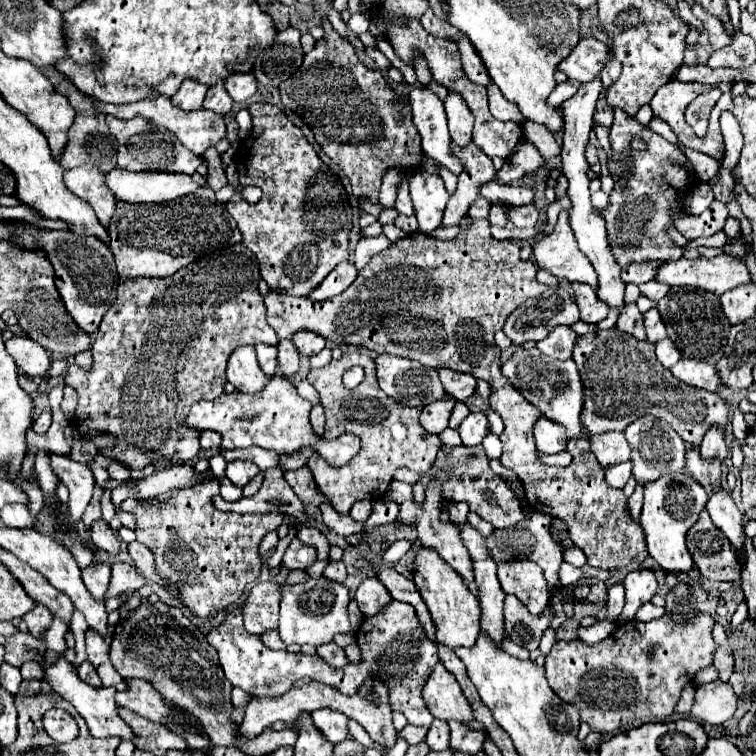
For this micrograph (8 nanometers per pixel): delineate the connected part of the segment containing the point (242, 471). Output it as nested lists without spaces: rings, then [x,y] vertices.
[[[234,460],[234,462],[228,462],[228,466],[226,466],[226,476],[236,486],[246,486],[258,472],[260,472],[260,468],[250,460]]]

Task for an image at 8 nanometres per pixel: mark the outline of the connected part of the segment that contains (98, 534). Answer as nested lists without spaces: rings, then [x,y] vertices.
[[[100,518],[92,524],[90,536],[92,536],[92,542],[96,544],[98,550],[104,550],[108,554],[118,554],[120,552],[120,540],[104,518]]]

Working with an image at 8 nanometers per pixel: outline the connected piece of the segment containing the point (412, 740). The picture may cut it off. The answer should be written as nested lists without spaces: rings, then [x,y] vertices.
[[[408,724],[400,734],[408,740],[408,744],[418,744],[418,742],[424,740],[424,736],[426,736],[426,728],[420,728],[420,726],[412,726],[412,724]]]

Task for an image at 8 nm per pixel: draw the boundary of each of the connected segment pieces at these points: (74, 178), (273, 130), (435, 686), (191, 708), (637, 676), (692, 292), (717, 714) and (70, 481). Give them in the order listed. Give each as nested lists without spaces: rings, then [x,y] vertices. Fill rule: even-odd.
[[[78,166],[76,170],[66,170],[64,172],[64,184],[66,188],[88,202],[92,210],[96,212],[98,220],[106,226],[112,218],[116,196],[106,188],[104,184],[104,174],[96,170],[94,166]]]
[[[256,102],[250,104],[248,110],[254,128],[238,148],[236,168],[240,174],[240,184],[258,186],[262,190],[262,198],[257,204],[249,204],[242,200],[240,194],[234,194],[226,202],[226,208],[242,232],[242,244],[258,258],[260,274],[268,282],[270,290],[292,296],[308,296],[312,288],[316,288],[342,260],[348,258],[348,232],[352,228],[352,208],[348,194],[344,192],[338,176],[334,176],[318,158],[302,130],[294,126],[278,106]]]
[[[436,662],[432,668],[424,688],[422,688],[422,698],[432,712],[434,718],[440,720],[472,720],[472,710],[460,690],[460,684],[448,670],[444,668],[442,662]]]
[[[164,602],[140,604],[128,622],[116,626],[110,658],[120,676],[146,678],[168,704],[198,718],[214,746],[233,747],[240,742],[240,728],[230,722],[234,710],[230,700],[232,686],[218,664],[218,654],[180,608]]]
[[[672,612],[664,614],[652,622],[626,622],[618,624],[618,628],[598,644],[584,644],[582,640],[560,640],[552,646],[550,654],[546,656],[546,678],[550,688],[568,704],[574,704],[580,710],[580,720],[590,724],[592,732],[616,732],[634,720],[648,720],[648,722],[662,722],[672,712],[680,698],[680,690],[692,682],[694,674],[712,664],[712,652],[716,648],[712,640],[712,624],[714,618],[708,614],[698,612],[696,618],[690,622],[672,622]],[[648,652],[654,652],[652,658],[646,658]]]
[[[672,286],[670,292],[658,302],[658,310],[668,330],[668,338],[676,344],[682,356],[696,358],[712,366],[724,356],[730,322],[726,320],[716,294],[708,294],[706,290],[696,290],[690,286]]]
[[[708,682],[696,688],[690,718],[704,724],[722,724],[736,712],[736,694],[728,682]]]
[[[52,454],[52,468],[54,474],[66,484],[66,488],[70,490],[70,500],[68,500],[68,520],[76,522],[86,506],[92,500],[94,488],[96,488],[96,478],[92,474],[92,470],[86,464],[78,464],[66,456],[58,456]]]

